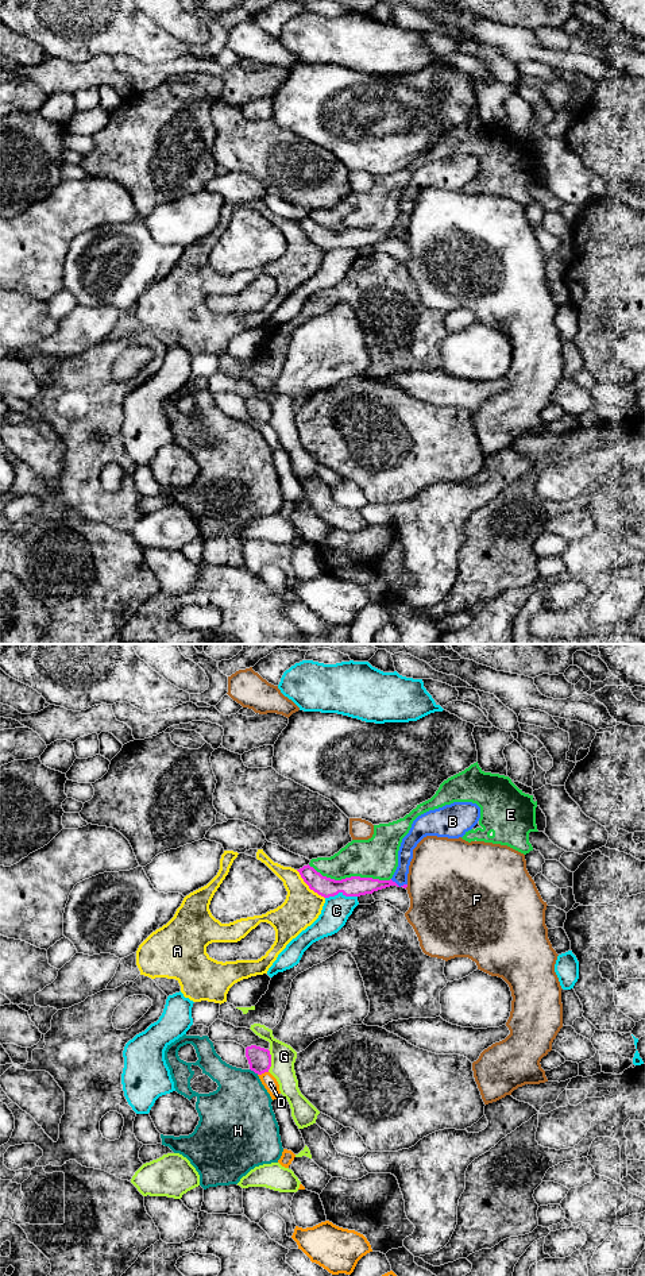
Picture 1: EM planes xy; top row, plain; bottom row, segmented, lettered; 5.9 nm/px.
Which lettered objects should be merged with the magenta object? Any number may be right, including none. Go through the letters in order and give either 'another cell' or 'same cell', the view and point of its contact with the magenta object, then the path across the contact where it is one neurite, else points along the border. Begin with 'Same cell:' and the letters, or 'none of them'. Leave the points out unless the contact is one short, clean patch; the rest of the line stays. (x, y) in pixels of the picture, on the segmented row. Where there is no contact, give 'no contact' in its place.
Same cell: none of them
A: another cell; meets magenta in xy at (308, 885)
B: another cell; meets magenta in xy at (397, 885); border along xy (390, 879), (400, 886), (406, 885)
C: another cell; meets magenta in xy at (340, 891)
D: another cell; meets magenta in xy at (262, 1072)
E: another cell; meets magenta in xy at (350, 878)
F: another cell; meets magenta in xy at (406, 886)
G: another cell; meets magenta in xy at (270, 1060)
H: another cell; meets magenta in xy at (254, 1071)

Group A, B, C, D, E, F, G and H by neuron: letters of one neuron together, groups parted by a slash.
A / B / C / D / E / F G / H

